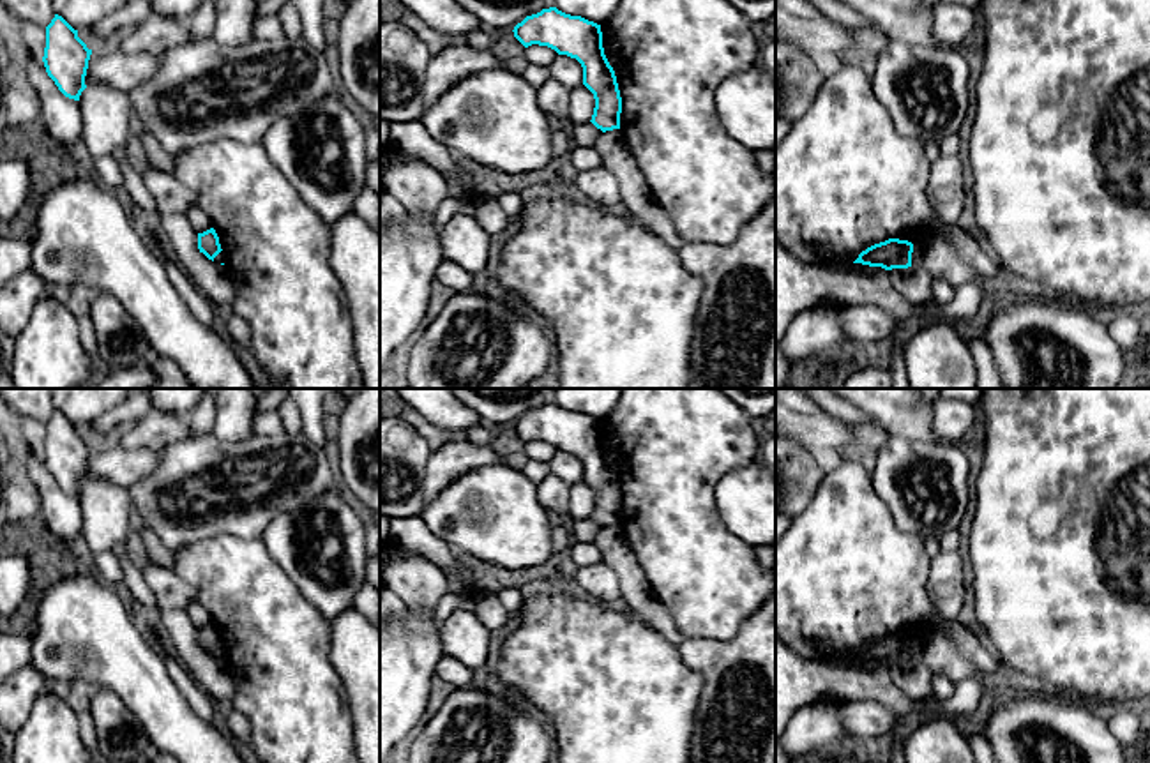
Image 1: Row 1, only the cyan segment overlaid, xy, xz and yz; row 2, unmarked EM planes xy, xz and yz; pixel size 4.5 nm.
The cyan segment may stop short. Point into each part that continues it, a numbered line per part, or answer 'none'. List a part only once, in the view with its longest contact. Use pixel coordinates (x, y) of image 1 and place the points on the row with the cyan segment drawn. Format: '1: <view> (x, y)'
none

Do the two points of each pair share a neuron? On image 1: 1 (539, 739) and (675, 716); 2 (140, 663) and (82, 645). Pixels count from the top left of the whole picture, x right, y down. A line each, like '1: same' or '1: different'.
1: different
2: same

